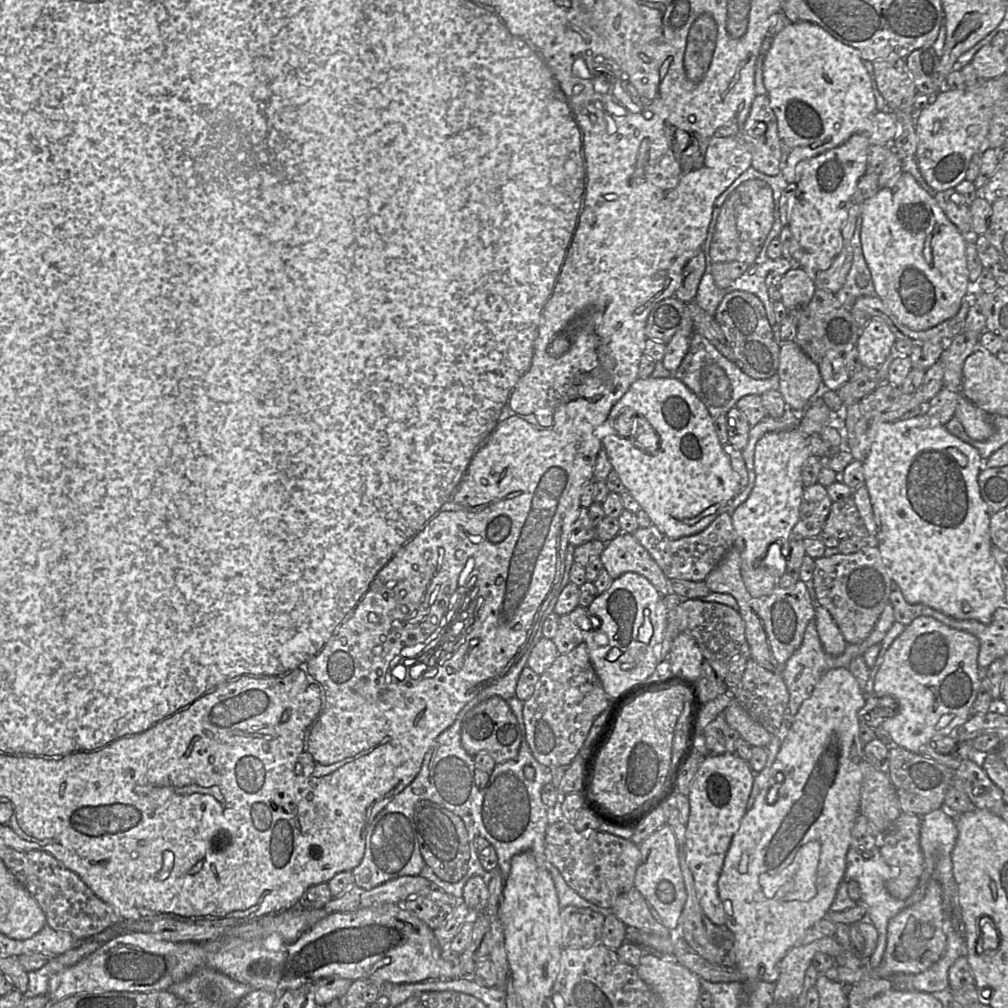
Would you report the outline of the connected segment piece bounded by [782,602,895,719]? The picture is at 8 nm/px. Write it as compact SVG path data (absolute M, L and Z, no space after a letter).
M888 602L880 614L874 629L863 642L859 644L847 644L842 654L838 656L831 656L824 651L817 632L816 622L815 620L811 620L805 629L801 645L789 657L782 673L789 692L788 714L790 715L790 719L796 715L803 701L811 695L815 685L824 673L834 668L848 668L853 658L863 655L872 645L881 643L894 622L895 618L893 606L890 602Z

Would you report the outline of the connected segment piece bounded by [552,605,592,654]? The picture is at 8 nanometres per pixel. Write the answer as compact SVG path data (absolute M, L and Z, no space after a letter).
M579 605L573 611L560 616L556 635L552 639L559 654L568 653L585 642L585 633L592 629L591 625L585 624L589 615L588 609Z

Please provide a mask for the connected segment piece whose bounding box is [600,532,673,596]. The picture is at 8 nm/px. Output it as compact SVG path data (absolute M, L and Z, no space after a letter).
M620 532L614 539L606 544L600 555L600 559L604 568L613 579L620 577L626 572L635 572L647 578L663 596L673 592L669 579L650 553L637 541L633 534Z

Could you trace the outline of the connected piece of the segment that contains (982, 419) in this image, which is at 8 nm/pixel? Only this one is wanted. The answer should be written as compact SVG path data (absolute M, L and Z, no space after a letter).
M959 394L954 413L966 434L977 441L985 441L994 433L992 415L973 404L963 394Z

